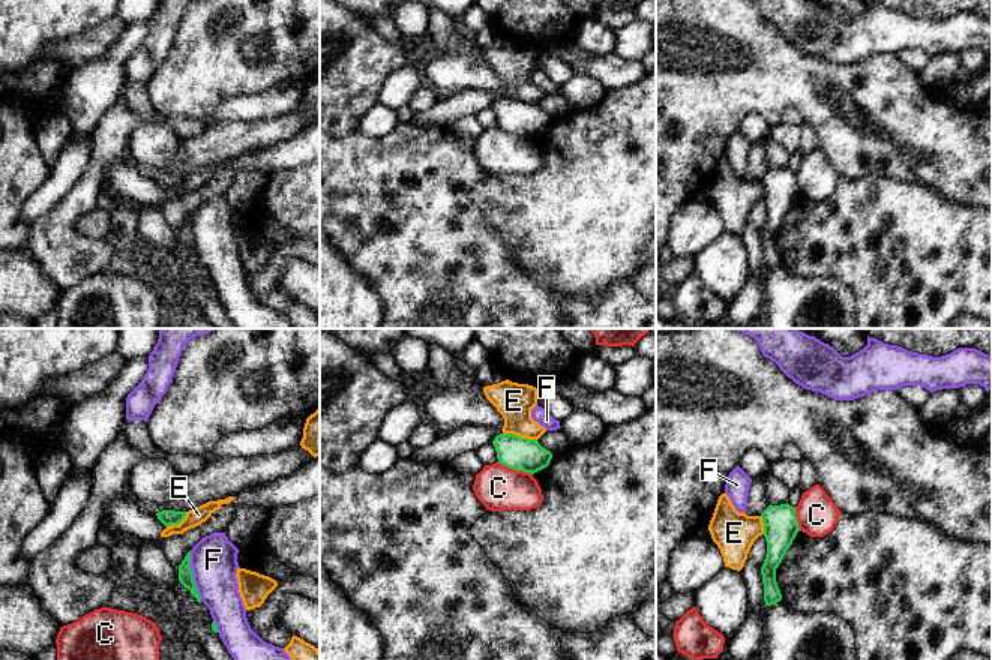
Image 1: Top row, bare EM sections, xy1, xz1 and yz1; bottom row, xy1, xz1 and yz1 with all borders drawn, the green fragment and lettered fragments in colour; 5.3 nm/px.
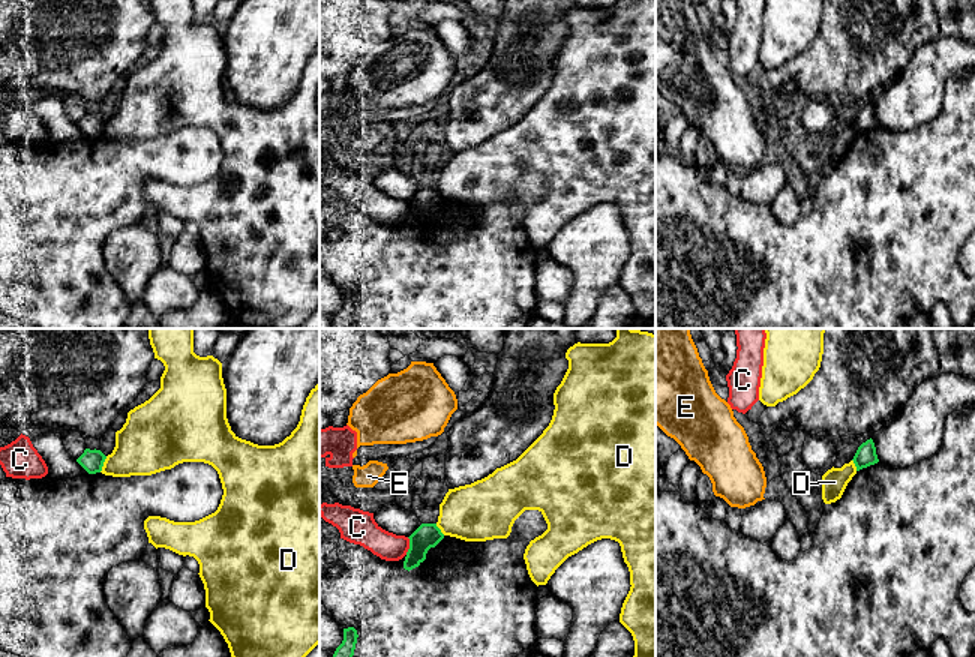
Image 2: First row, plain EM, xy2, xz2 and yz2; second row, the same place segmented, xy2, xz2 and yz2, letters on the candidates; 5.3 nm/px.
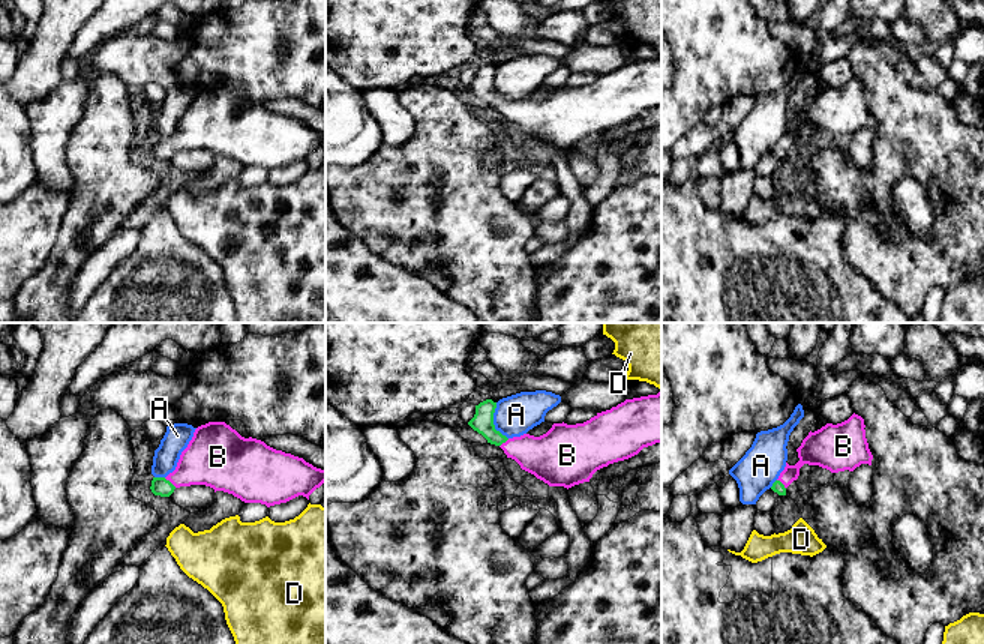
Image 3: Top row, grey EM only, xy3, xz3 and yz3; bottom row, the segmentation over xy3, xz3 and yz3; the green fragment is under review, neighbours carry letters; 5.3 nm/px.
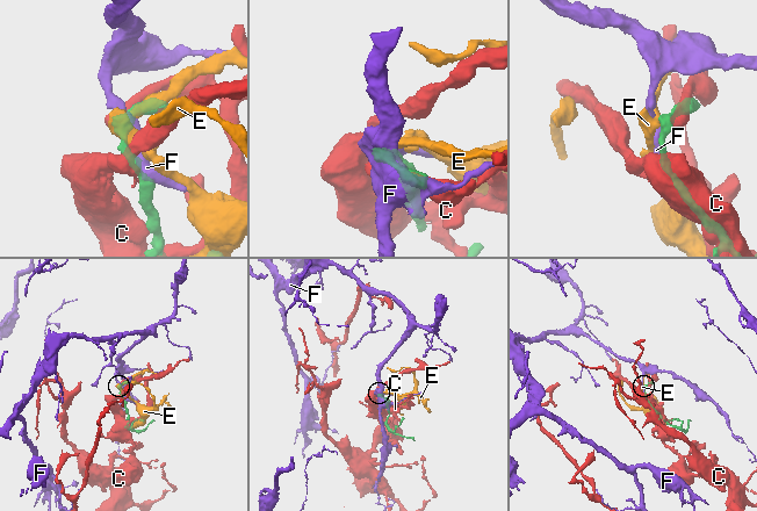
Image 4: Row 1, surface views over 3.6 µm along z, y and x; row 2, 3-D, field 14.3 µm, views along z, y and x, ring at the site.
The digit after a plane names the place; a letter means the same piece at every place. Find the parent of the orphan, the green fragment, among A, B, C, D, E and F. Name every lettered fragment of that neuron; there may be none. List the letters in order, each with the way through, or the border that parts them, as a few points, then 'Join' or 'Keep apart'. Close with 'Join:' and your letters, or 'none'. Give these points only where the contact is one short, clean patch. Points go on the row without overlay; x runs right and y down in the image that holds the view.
A: Boundary: xz3 (495, 66), (494, 90), (507, 102). Keep apart
B: Path across: xy3 (161, 150), (168, 144), (183, 140), (209, 123). Join
C: Keep apart
D: Boundary: xy2 (107, 120), (99, 135). Keep apart
E: Boundary: xz1 (503, 96), (512, 96), (536, 105). Keep apart
F: Keep apart
Join: B

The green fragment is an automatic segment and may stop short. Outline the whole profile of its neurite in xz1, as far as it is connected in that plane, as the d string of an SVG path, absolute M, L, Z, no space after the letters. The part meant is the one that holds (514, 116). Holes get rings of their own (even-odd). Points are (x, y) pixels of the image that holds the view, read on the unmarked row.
M500 98L492 105L501 129L534 138L546 132L552 117L536 104L521 102L513 98Z

